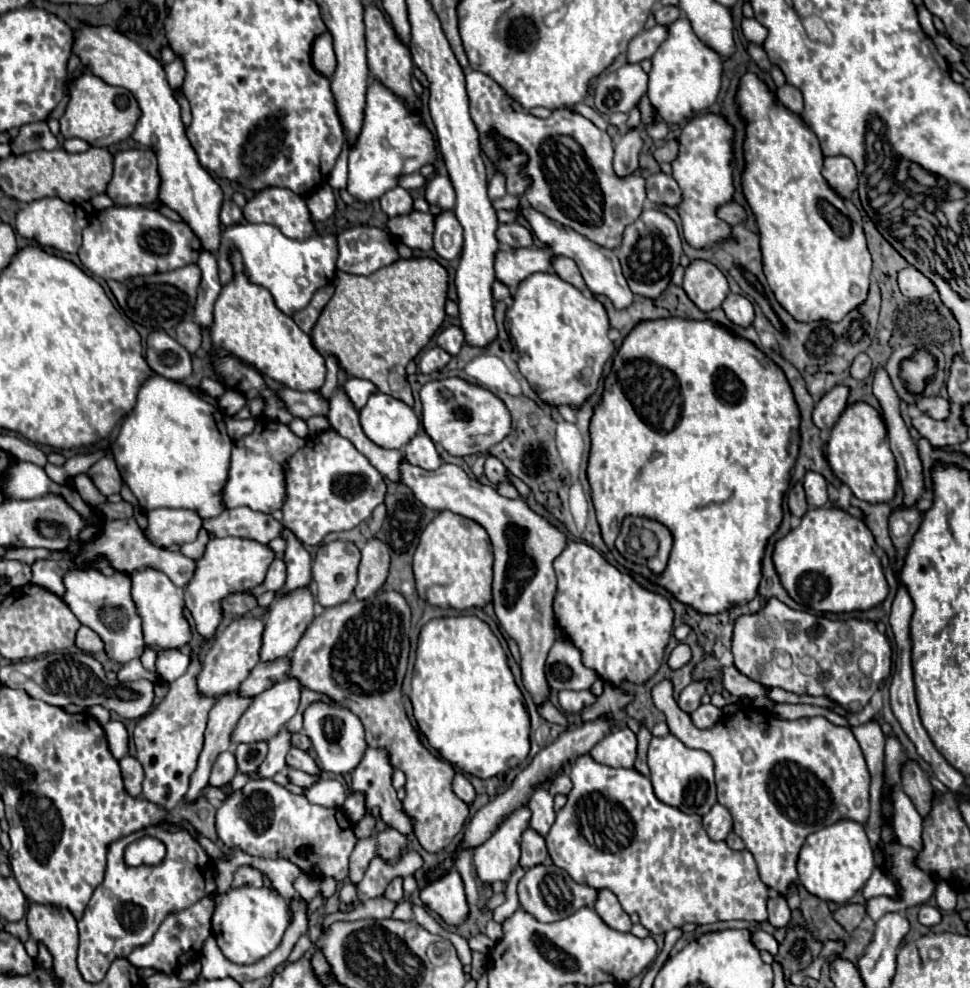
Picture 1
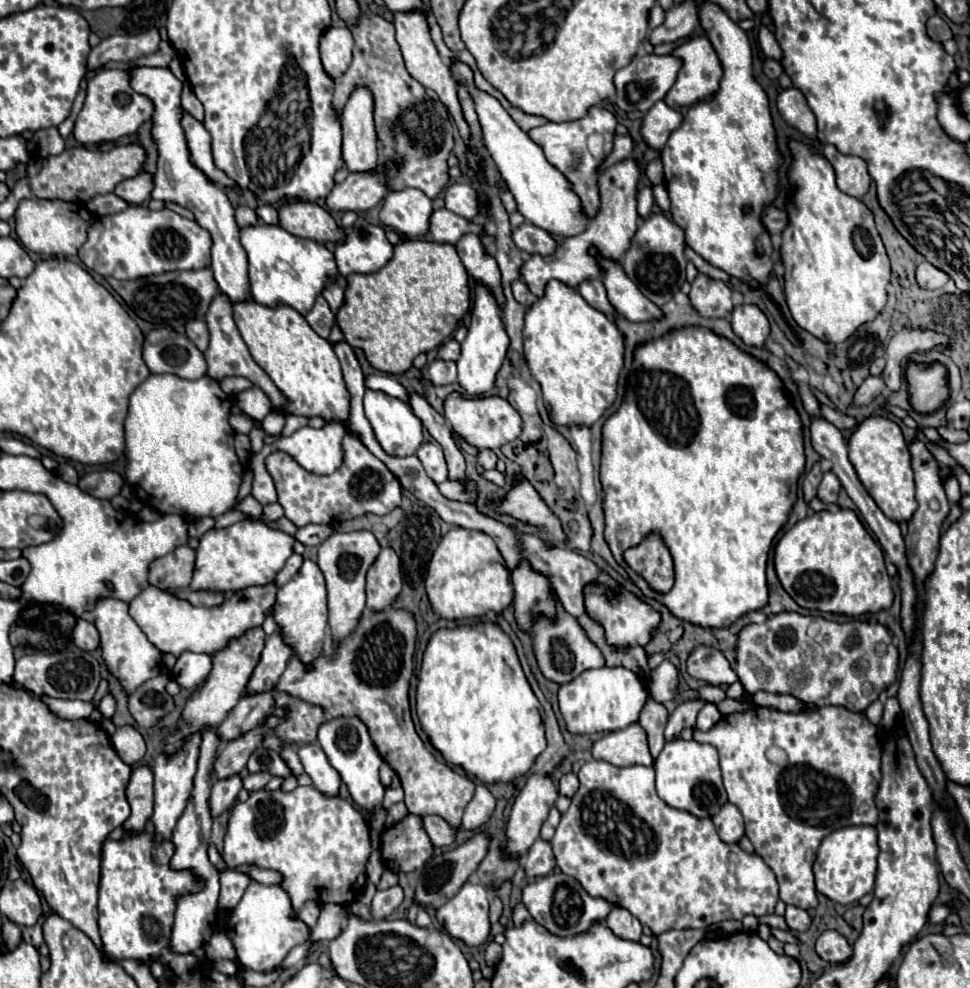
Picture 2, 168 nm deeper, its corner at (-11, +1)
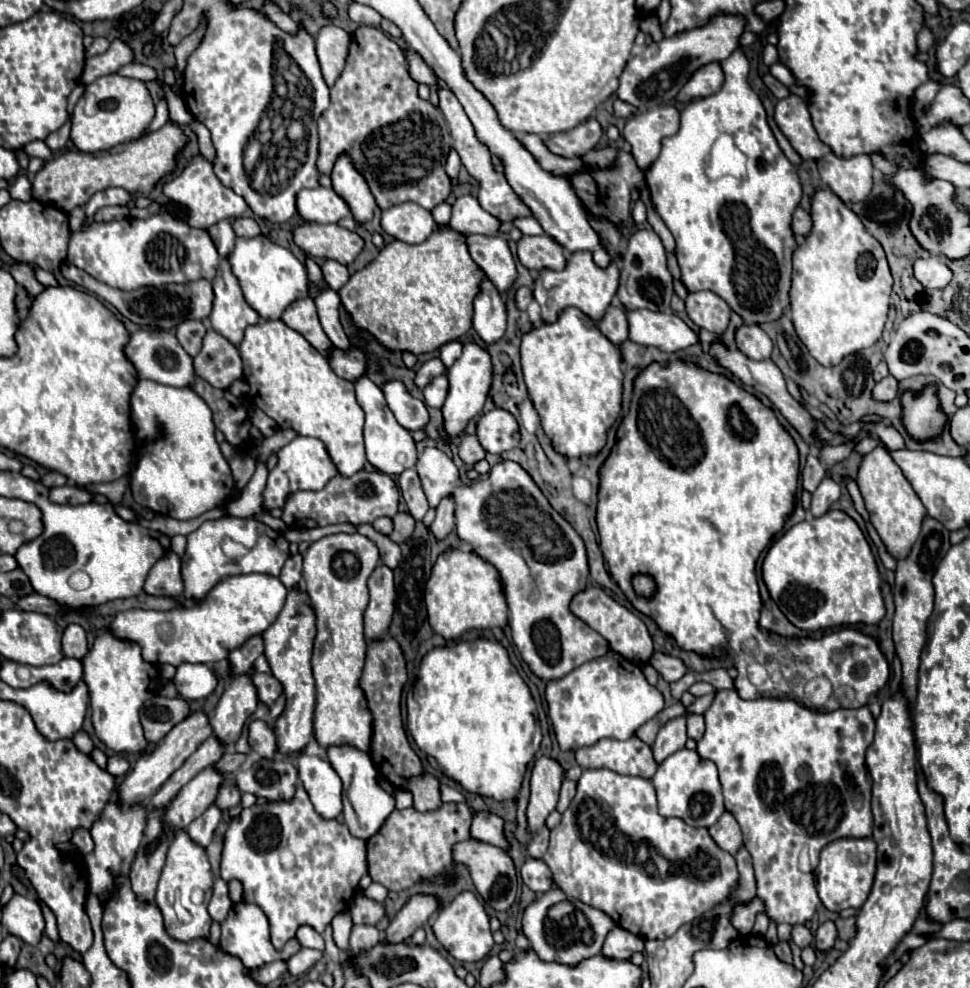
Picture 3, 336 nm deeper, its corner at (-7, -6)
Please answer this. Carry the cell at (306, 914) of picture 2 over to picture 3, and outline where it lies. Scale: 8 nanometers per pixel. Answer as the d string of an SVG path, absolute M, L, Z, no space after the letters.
M305 924L305 926L299 926L297 930L297 940L301 946L307 946L307 948L317 948L317 950L323 950L323 938L319 932L313 930L313 926Z

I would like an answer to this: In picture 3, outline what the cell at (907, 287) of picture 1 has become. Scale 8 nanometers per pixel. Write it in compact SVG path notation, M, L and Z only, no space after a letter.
M937 256L919 258L915 262L915 278L925 288L945 288L951 282L951 270L945 266L945 262Z

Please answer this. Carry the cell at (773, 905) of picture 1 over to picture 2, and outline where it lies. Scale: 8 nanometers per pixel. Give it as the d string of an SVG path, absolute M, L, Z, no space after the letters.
M793 905L787 907L785 919L787 919L789 929L793 929L793 931L797 931L797 933L807 931L809 925L811 925L811 917L809 917L809 913L803 911L803 909L799 909L799 907L793 907Z

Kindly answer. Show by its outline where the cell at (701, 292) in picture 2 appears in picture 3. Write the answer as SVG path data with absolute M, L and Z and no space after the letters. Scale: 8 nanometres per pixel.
M689 292L687 294L687 314L703 330L723 334L729 326L729 304L715 292Z

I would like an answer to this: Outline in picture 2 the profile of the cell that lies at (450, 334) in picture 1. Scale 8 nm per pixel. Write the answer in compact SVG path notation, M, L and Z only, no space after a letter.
M451 337L447 339L441 347L439 347L439 353L437 353L437 359L443 359L443 361L457 361L459 357L459 343Z

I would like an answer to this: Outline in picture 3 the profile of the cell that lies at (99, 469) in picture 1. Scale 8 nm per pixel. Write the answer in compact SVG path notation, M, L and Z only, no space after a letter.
M67 484L67 486L61 486L61 488L51 488L51 494L53 494L53 502L69 502L73 506L75 504L87 504L95 496L89 490L79 488L75 484Z

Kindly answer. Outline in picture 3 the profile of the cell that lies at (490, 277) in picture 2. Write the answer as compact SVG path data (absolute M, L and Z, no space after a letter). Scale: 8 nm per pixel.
M483 278L479 288L481 290L475 298L473 328L485 344L493 344L505 334L507 310L505 310L505 302L503 302L499 290L495 288L495 284L489 278Z

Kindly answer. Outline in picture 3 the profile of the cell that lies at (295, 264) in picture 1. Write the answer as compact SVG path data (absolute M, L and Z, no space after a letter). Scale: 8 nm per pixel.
M265 236L237 238L229 262L233 266L233 274L241 282L245 300L249 302L249 306L253 306L253 310L257 310L263 320L281 318L289 304L309 296L305 266L295 258L289 248L275 244Z

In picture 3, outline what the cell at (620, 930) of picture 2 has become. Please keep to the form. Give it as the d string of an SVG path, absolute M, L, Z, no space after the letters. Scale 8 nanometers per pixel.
M615 926L607 934L603 944L603 954L607 958L617 958L617 960L629 960L633 952L641 952L641 950L643 950L643 938L627 932L621 926Z

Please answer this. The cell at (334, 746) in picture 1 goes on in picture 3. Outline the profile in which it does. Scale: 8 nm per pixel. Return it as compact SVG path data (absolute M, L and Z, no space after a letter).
M351 744L329 746L327 748L327 760L331 762L333 770L343 780L343 814L345 814L345 824L349 826L353 836L369 840L381 828L381 822L385 822L385 818L393 812L395 800L391 798L389 792L385 792L377 784L377 770L375 770L373 760L371 760L371 756L367 752L351 746Z

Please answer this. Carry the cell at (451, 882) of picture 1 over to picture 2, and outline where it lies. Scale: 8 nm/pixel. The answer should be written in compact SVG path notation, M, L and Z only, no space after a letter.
M465 883L453 899L437 909L437 921L467 947L483 945L491 931L487 889L479 883Z

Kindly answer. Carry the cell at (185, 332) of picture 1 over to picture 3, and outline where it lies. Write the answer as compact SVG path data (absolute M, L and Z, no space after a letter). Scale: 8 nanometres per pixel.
M185 320L177 326L177 340L189 356L197 356L201 350L201 340L205 336L205 324L199 320Z

